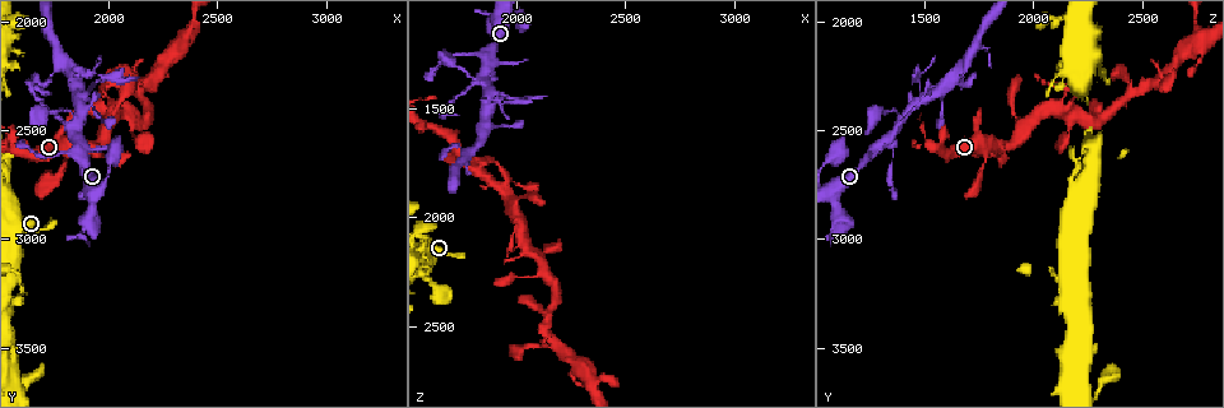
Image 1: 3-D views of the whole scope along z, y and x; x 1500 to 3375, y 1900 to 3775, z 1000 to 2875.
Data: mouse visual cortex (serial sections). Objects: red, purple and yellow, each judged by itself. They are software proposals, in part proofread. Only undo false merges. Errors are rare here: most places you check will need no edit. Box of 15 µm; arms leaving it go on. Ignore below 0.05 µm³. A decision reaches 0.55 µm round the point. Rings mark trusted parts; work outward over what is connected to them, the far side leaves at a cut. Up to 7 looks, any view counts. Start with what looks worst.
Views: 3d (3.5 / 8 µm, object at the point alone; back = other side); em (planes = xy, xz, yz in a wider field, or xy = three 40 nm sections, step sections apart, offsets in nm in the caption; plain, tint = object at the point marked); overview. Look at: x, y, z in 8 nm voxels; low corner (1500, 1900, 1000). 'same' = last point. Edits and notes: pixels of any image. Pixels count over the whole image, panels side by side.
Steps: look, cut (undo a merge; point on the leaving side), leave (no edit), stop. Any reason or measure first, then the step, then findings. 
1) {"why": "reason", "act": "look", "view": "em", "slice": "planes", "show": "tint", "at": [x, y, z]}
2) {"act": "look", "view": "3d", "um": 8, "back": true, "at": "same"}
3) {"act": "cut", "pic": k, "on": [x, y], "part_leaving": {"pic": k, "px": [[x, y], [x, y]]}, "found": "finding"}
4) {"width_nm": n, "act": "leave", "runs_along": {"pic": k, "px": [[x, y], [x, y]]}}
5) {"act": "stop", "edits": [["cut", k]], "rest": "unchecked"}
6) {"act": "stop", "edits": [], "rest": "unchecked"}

{"why": "abrupt turn", "act": "look", "view": "3d", "um": 3.5, "at": [2050, 2280, 2590]}

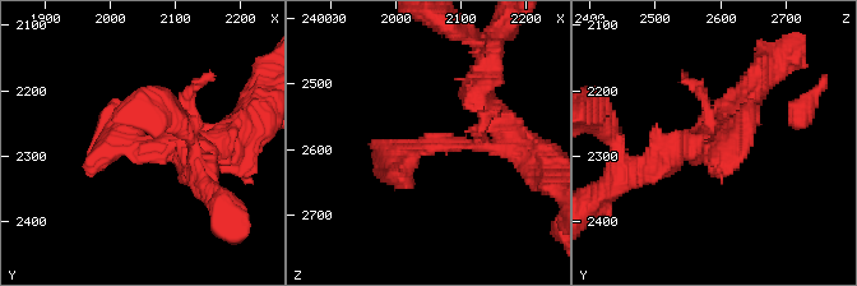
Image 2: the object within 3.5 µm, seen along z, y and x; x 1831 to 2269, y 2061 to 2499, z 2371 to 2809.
{"why": "shape alone is not enough", "act": "look", "view": "em", "slice": "xy", "step": 2, "show": "tint", "at": [2045, 2285, 2595]}

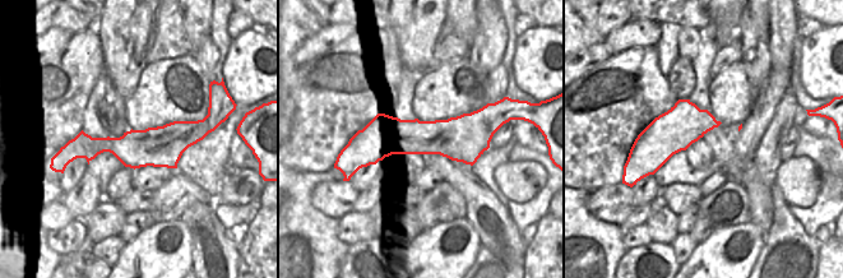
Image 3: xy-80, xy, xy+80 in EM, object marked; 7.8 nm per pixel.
{"act": "leave", "runs_along": {"pic": 3, "px": [[487, 129], [355, 149]]}, "found": "continuous, no second cell"}

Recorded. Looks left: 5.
{"why": "two arms in line, one across", "act": "look", "view": "3d", "um": 8, "at": [1850, 2610, 1270]}

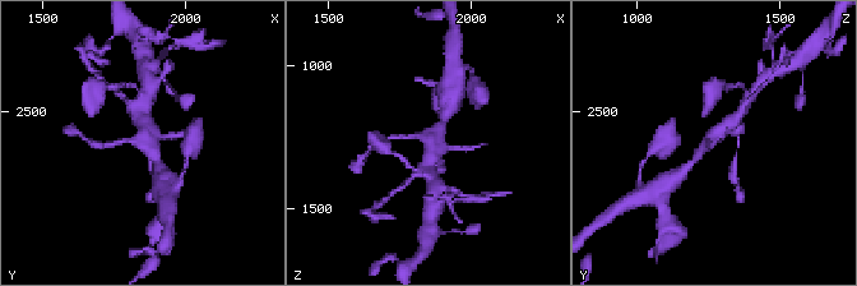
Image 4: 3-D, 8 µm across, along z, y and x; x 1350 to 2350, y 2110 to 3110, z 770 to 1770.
{"act": "look", "view": "em", "slice": "xy", "step": 5, "show": "tint", "at": [1870, 2600, 1250]}

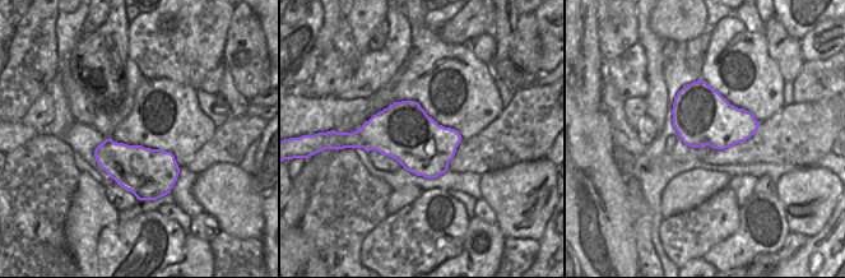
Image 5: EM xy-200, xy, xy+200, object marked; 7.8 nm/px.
{"act": "leave", "runs_along": {"pic": 4, "px": [[688, 167], [714, 135], [737, 118]]}, "found": "continuous, no second cell"}

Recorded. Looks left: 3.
{"why": "abrupt turn", "act": "look", "view": "3d", "um": 3.5, "at": [1960, 2270, 1470]}

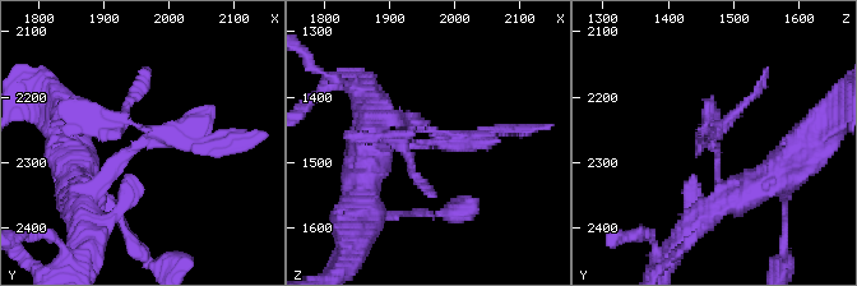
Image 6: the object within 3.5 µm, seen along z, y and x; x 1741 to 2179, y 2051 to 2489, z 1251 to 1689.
{"why": "shape alone is not enough", "act": "look", "view": "em", "slice": "xy", "step": 3, "show": "tint", "at": [1960, 2270, 1475]}

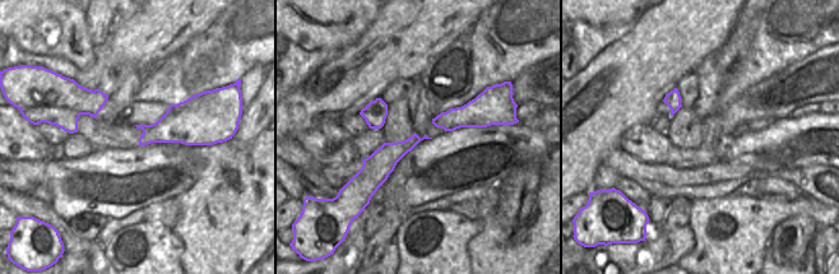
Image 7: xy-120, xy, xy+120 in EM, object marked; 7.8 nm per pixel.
{"act": "look", "view": "em", "slice": "xy", "step": 2, "show": "tint", "at": "same"}

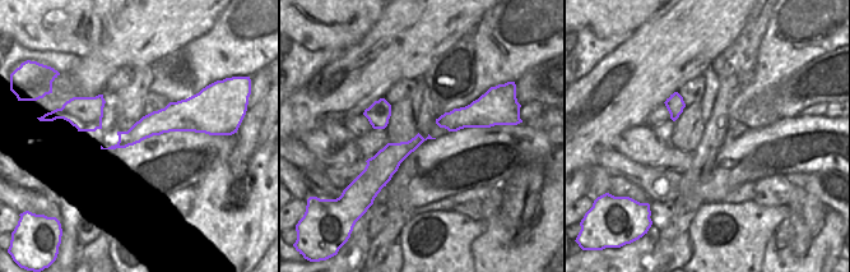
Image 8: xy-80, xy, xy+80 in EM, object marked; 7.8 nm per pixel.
{"act": "leave", "runs_along": {"pic": 6, "px": [[79, 197], [157, 134], [219, 138]]}, "found": "one cell here"}

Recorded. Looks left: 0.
{"act": "stop", "edits": [], "rest": "unchecked"}

